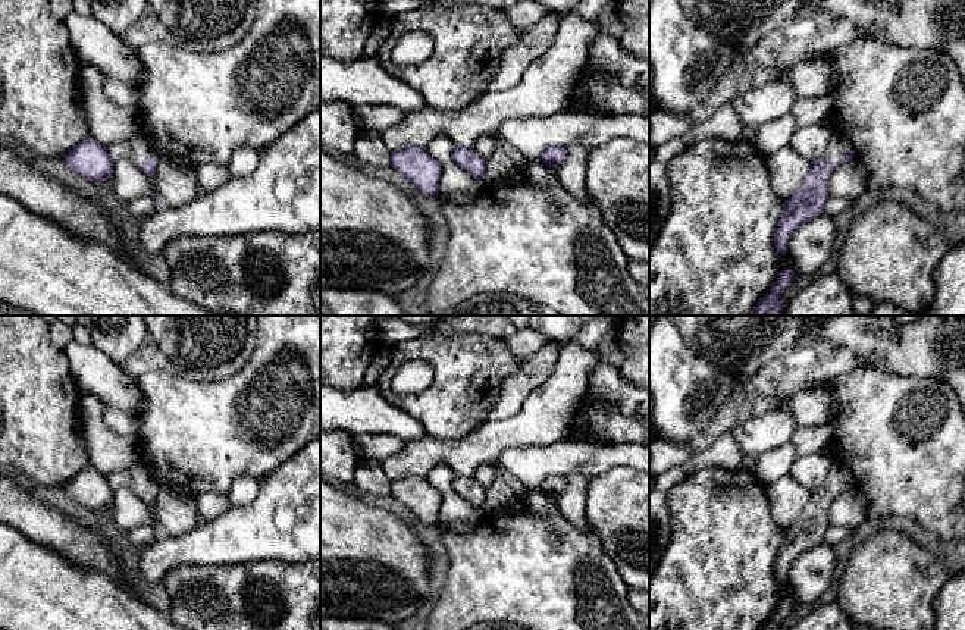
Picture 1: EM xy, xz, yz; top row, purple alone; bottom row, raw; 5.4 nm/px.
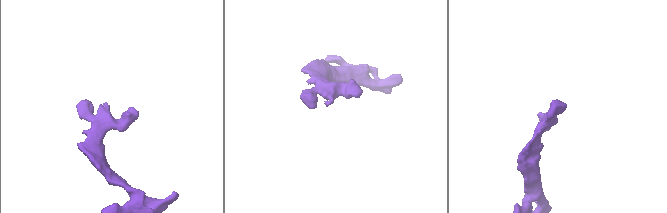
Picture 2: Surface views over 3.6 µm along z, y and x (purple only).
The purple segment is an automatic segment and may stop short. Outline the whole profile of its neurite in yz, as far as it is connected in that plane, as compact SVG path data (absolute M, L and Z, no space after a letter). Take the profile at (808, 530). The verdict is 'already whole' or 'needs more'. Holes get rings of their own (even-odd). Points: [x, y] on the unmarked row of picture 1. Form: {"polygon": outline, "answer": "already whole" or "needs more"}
{"polygon": "M836 463L824 486L809 495L808 504L784 530L783 543L774 562L776 580L787 582L792 562L803 552L824 542L824 536L830 527L830 507L837 495L847 492L855 486L852 471Z", "answer": "needs more"}

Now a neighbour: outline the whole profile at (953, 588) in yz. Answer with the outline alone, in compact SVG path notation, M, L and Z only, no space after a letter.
M965 570L949 574L933 609L936 614L933 630L965 630Z

